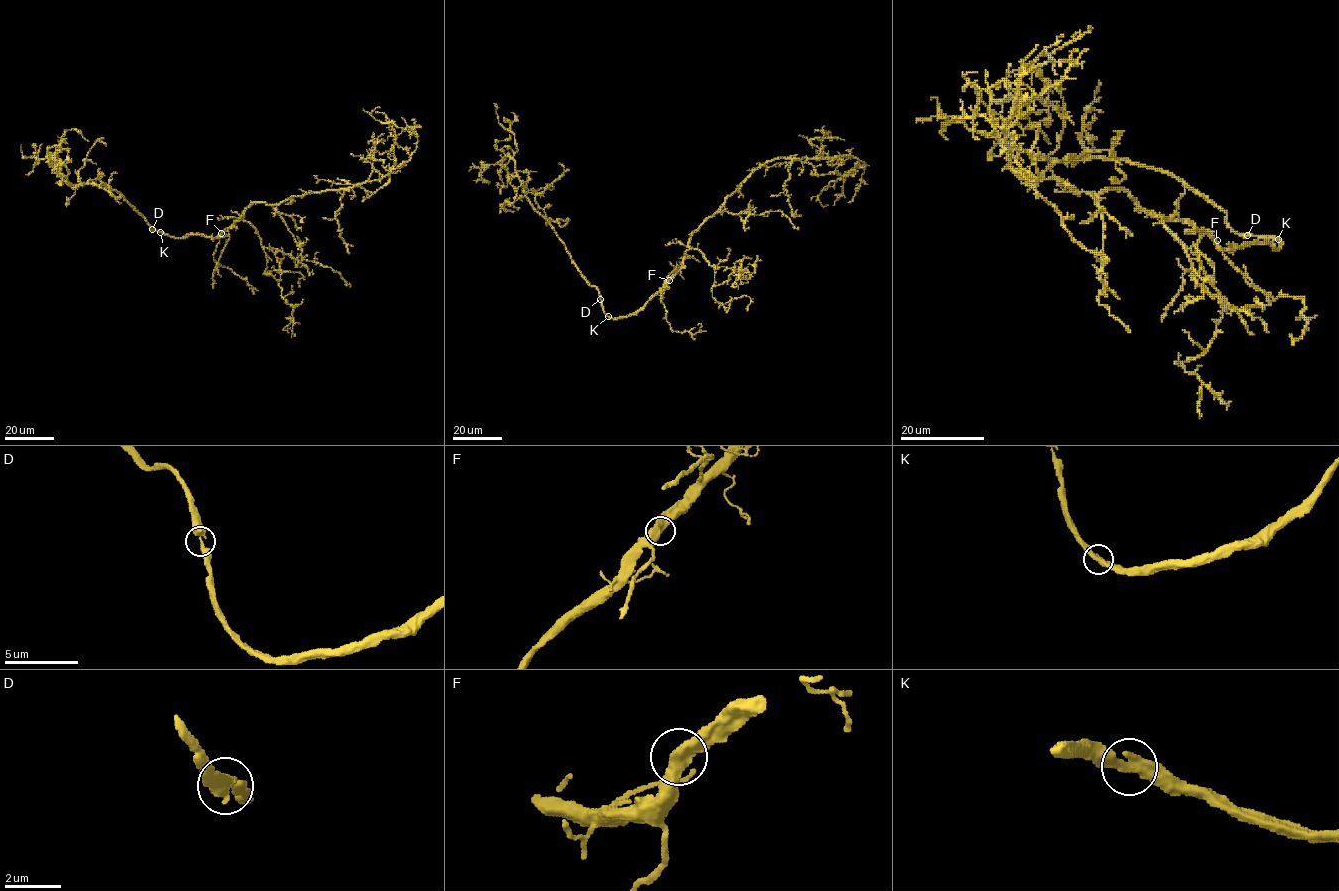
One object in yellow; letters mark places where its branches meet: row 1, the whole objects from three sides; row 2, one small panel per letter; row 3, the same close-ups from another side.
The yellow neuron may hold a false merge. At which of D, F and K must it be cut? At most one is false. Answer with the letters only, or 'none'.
none

